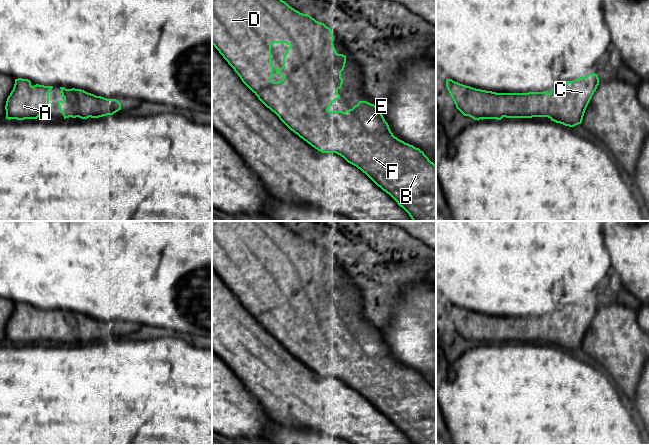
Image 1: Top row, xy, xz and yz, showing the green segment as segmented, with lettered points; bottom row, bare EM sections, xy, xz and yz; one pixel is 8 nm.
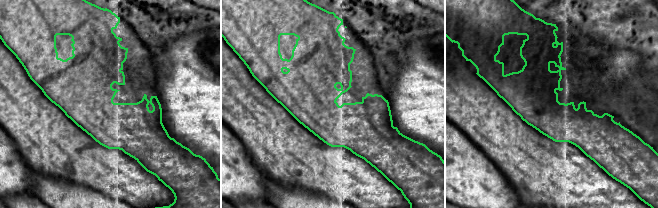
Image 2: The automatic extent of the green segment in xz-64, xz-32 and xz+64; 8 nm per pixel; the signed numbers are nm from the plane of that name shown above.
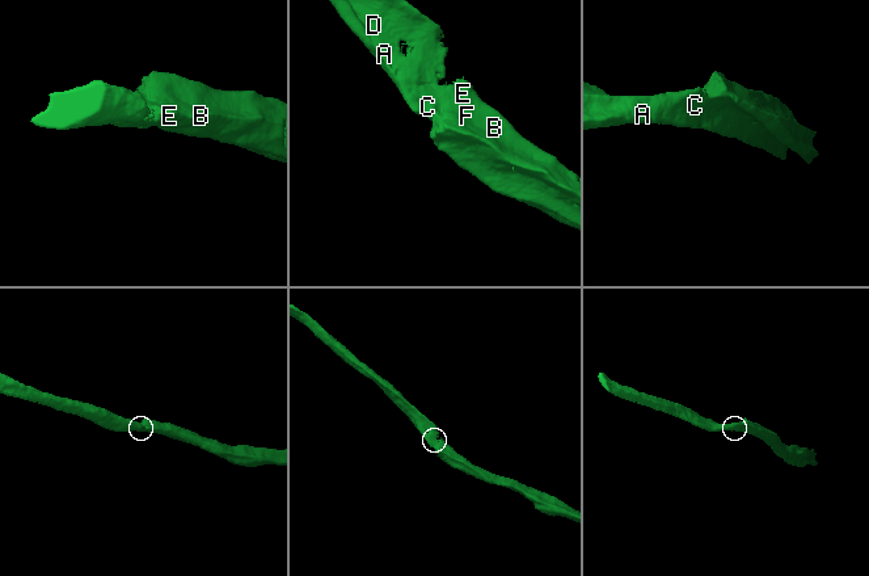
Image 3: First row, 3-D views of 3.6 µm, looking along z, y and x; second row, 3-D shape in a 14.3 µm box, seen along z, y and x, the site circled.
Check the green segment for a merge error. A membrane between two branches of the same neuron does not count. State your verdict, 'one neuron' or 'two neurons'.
one neuron

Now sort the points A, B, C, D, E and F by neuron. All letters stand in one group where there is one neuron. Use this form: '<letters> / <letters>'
A B C D E F

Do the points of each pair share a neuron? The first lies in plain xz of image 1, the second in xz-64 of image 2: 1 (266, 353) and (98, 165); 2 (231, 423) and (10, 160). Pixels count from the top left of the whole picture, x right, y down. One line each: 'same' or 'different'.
1: same
2: same

